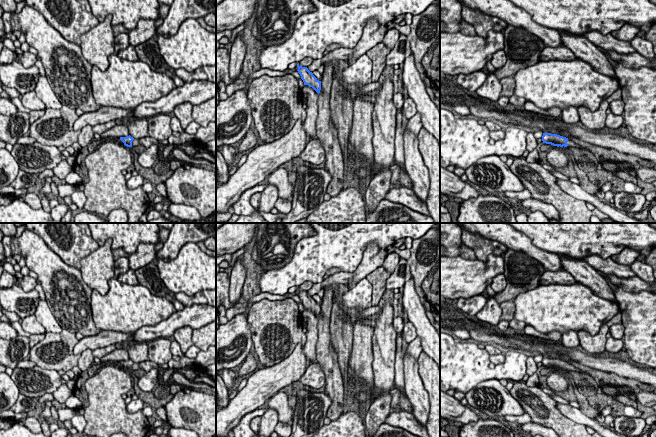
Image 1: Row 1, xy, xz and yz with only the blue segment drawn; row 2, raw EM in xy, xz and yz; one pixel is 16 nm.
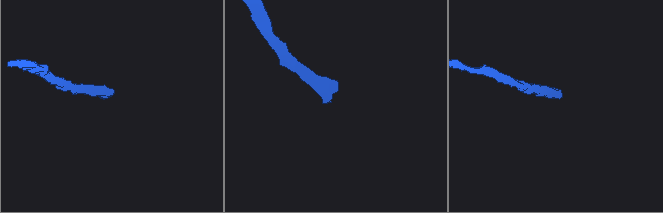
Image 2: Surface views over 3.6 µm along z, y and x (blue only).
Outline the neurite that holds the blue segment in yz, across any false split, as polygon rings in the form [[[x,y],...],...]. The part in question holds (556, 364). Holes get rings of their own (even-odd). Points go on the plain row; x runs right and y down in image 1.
[[[543,357],[542,365],[543,365],[543,367],[551,368],[551,369],[557,370],[557,371],[560,370],[560,371],[563,371],[565,373],[577,371],[577,372],[580,372],[580,373],[587,374],[586,372],[582,371],[581,369],[576,368],[571,363],[568,363],[566,361],[563,361],[563,360],[560,360],[560,359],[557,359],[557,358]]]

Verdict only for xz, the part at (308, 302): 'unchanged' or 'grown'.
unchanged

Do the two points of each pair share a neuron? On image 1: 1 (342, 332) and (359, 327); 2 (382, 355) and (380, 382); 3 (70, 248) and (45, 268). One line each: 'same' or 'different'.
1: different
2: same
3: different

